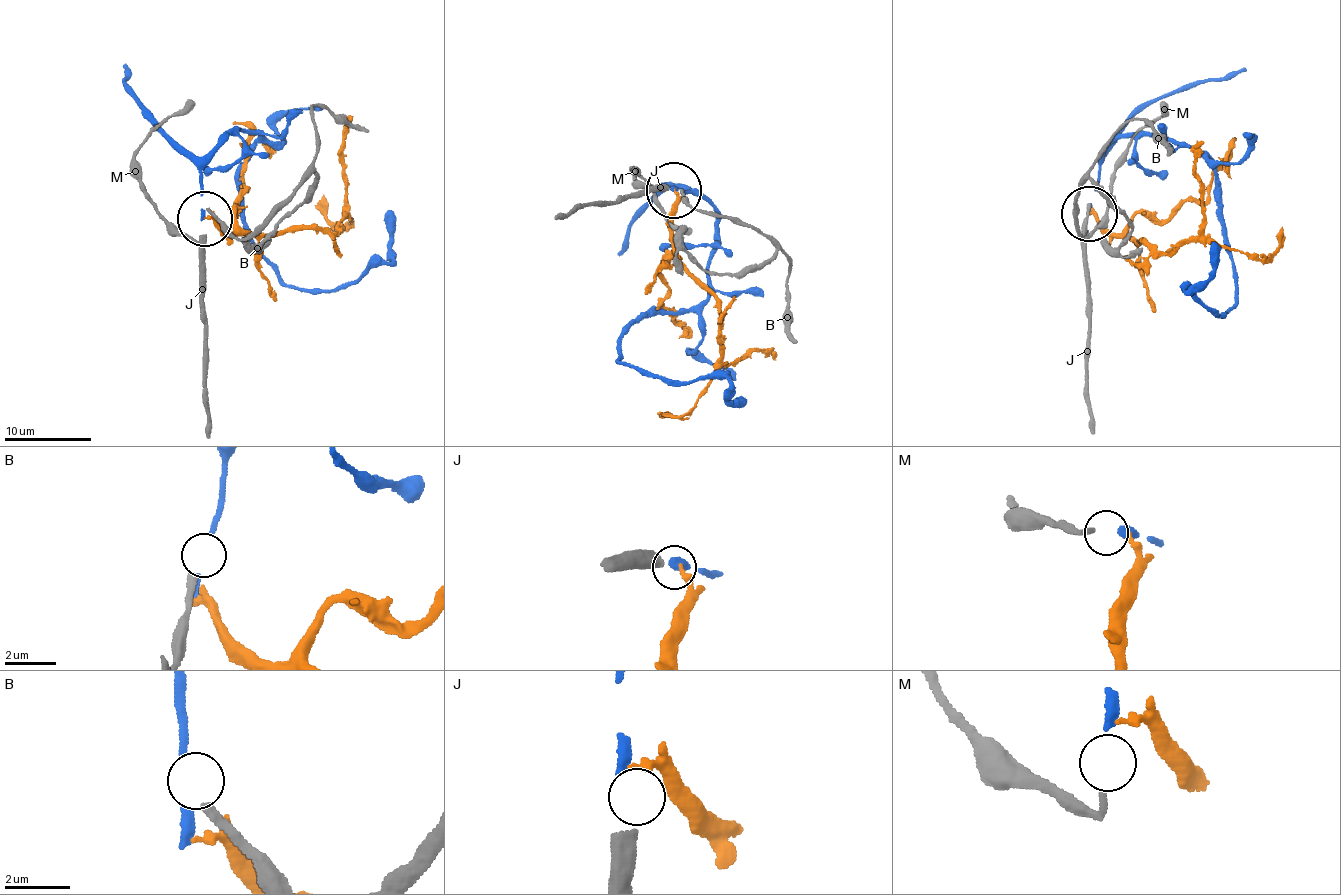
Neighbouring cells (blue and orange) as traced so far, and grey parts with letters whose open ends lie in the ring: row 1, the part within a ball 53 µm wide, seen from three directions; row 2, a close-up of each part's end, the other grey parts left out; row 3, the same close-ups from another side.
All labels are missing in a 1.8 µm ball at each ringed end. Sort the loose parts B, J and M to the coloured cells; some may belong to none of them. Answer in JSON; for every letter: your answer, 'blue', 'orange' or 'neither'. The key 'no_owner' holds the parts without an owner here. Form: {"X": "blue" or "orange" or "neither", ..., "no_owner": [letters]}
{"B": "neither", "J": "orange", "M": "blue", "no_owner": ["B"]}

